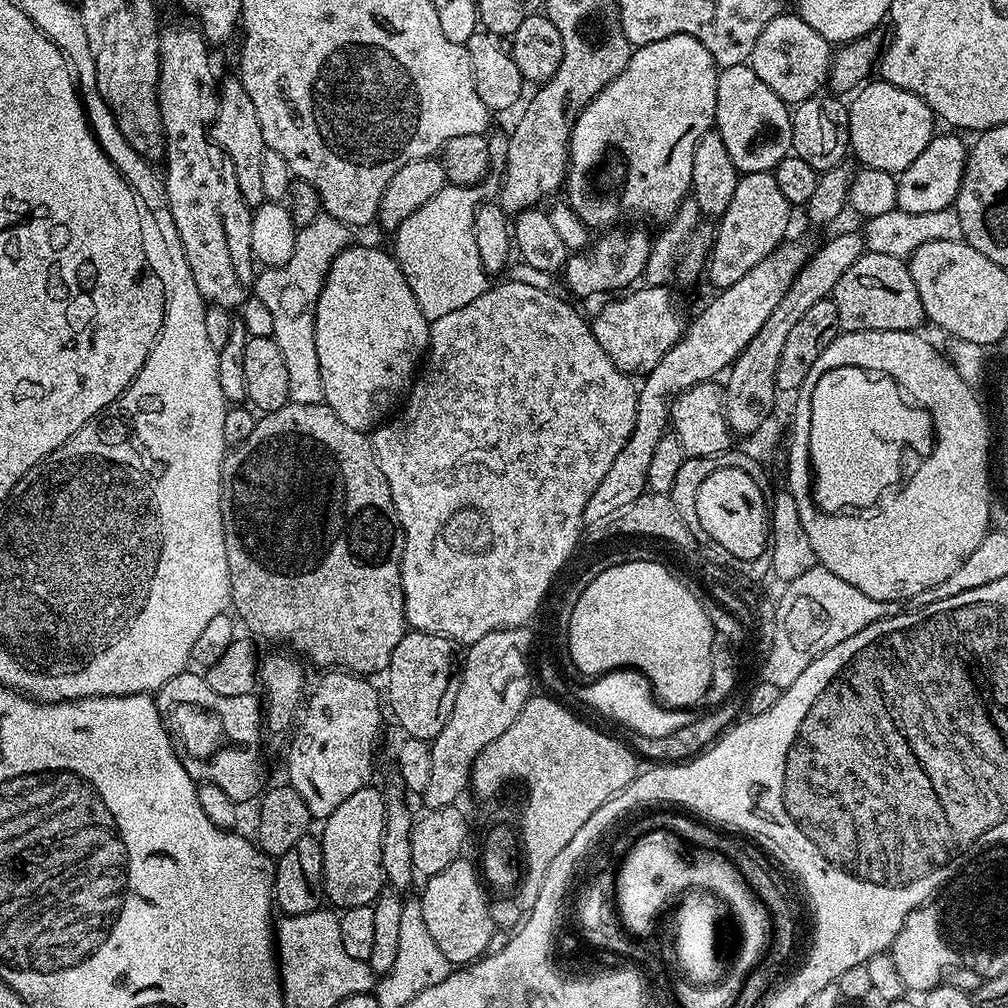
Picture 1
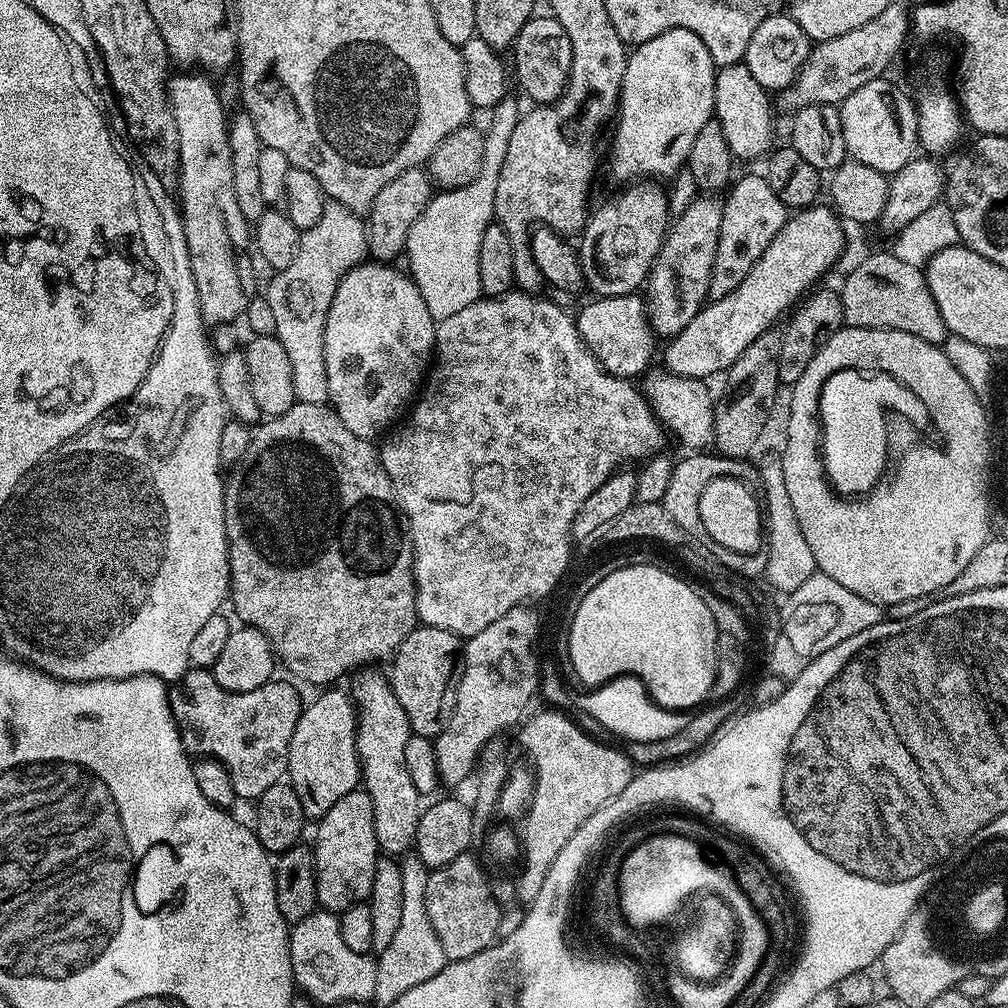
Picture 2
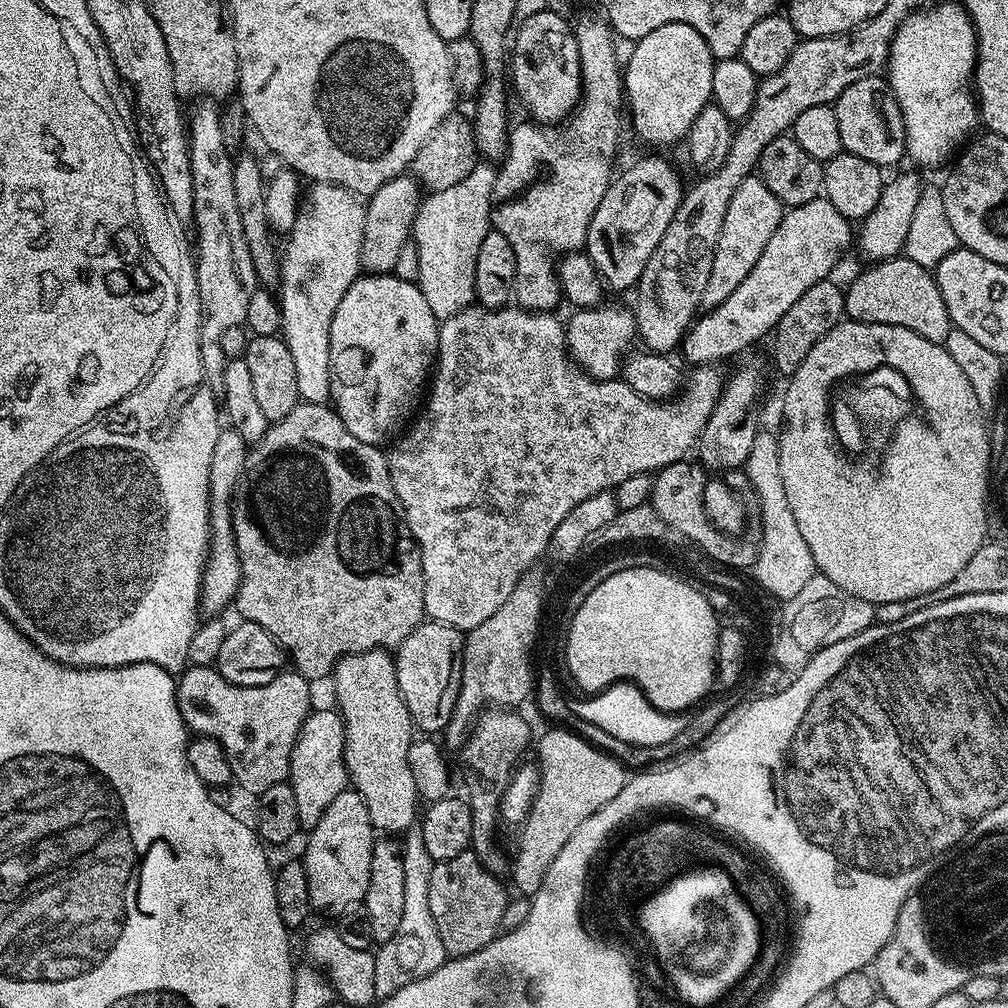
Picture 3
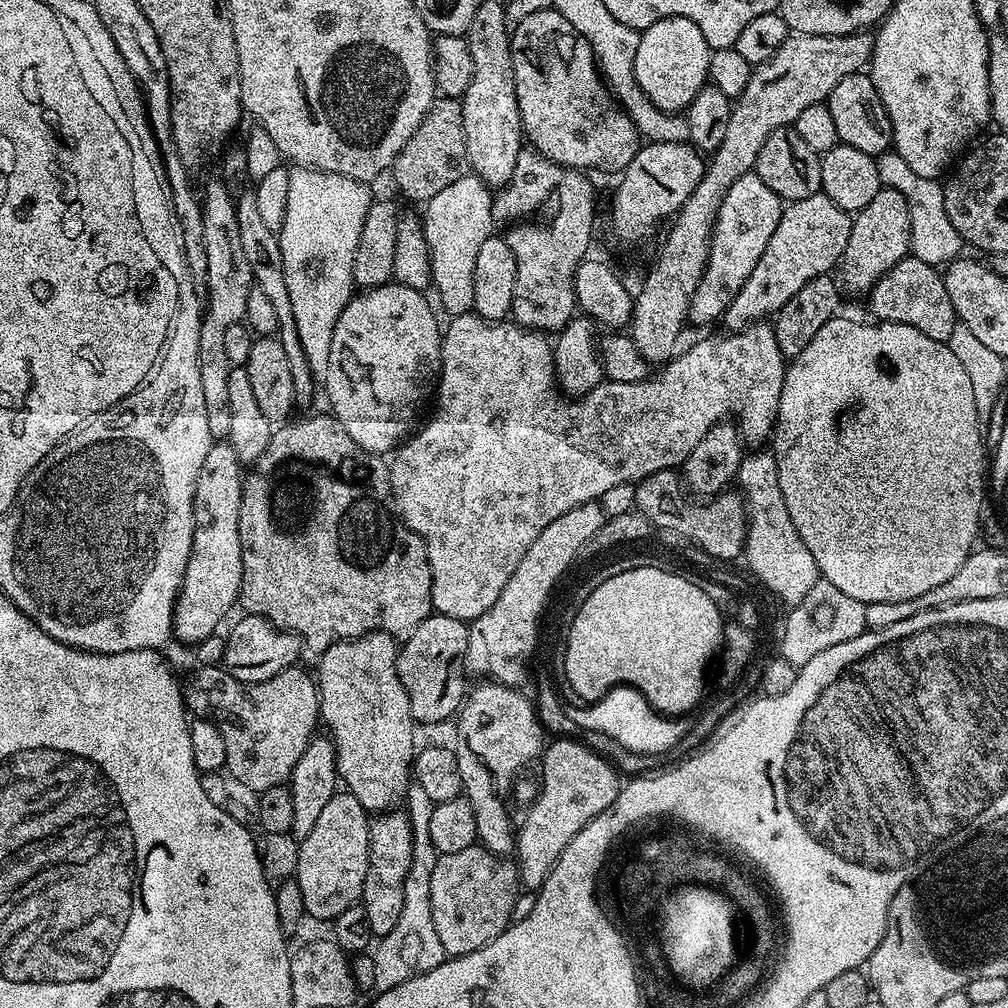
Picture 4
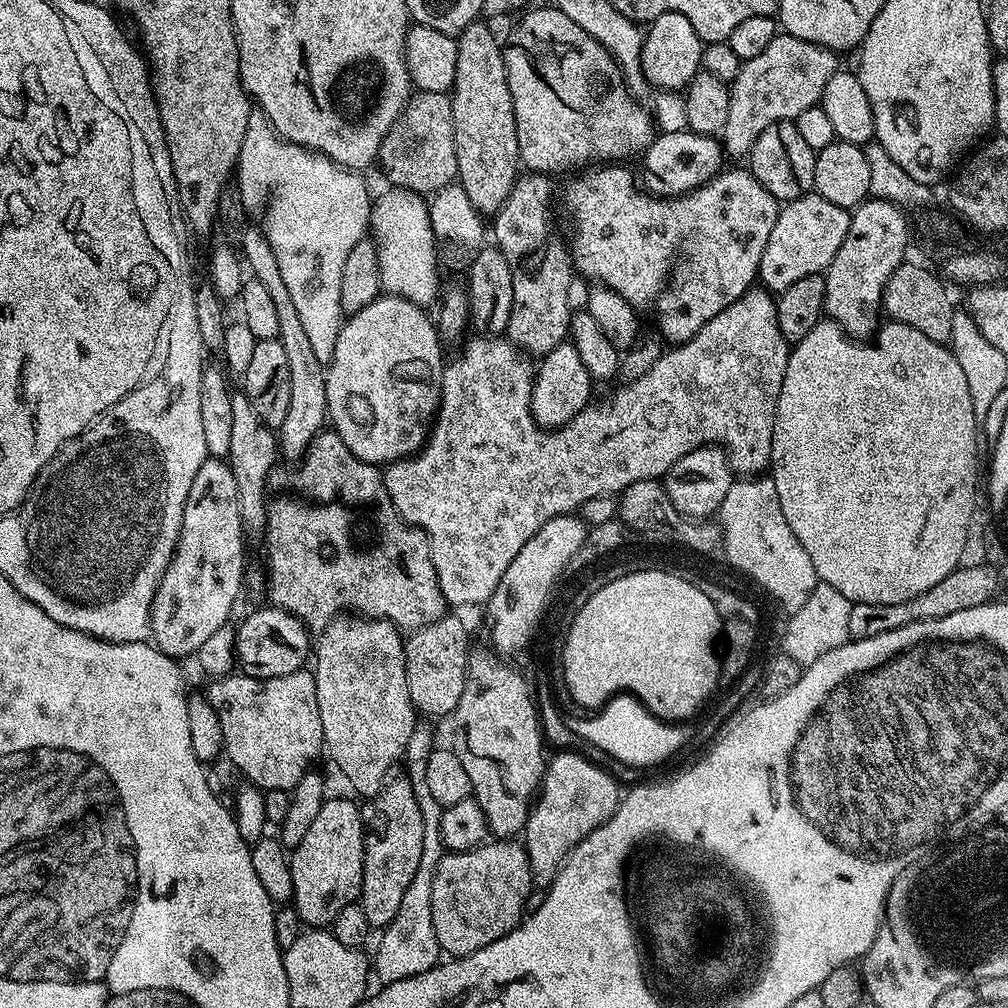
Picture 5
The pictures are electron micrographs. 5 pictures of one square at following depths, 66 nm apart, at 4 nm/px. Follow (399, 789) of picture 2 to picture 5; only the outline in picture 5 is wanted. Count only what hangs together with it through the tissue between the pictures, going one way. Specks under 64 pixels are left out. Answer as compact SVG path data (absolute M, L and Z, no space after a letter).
M341 614L326 625L314 644L314 675L318 690L318 714L322 714L322 734L326 756L348 779L357 797L371 798L380 793L392 767L403 757L410 734L418 727L418 713L406 686L405 637L388 620L369 620L359 614Z

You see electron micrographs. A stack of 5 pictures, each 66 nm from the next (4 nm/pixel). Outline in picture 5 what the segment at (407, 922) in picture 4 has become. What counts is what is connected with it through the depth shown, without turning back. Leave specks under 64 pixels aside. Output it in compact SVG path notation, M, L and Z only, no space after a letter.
M406 762L406 778L412 783L414 798L418 798L418 810L422 810L422 862L418 862L418 871L410 881L410 886L406 886L406 895L402 898L402 906L398 906L398 914L379 933L376 960L374 956L374 976L380 979L381 985L426 974L426 970L435 968L442 960L442 949L434 934L432 921L432 883L438 862L446 854L441 832L442 809L434 799L430 785L426 783L426 762Z

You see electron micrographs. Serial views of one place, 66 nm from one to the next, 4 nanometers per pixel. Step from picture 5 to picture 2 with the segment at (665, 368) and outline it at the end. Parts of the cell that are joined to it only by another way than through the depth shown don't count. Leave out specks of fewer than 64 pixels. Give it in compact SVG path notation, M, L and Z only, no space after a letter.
M519 290L504 292L501 296L484 296L439 321L436 324L434 363L419 389L418 399L407 413L408 421L378 448L380 461L390 478L392 492L412 537L417 621L429 628L450 630L461 638L478 634L484 624L496 619L508 605L515 604L516 594L522 594L522 582L526 582L528 576L534 576L536 542L548 542L548 512L570 510L570 496L576 496L576 508L582 510L582 502L586 502L586 498L590 498L590 494L594 494L594 490L598 490L598 486L609 480L621 466L627 465L624 464L627 460L643 462L649 456L657 455L663 449L660 447L666 437L665 429L652 413L643 391L637 385L635 388L632 380L610 375L578 334L573 313L542 297Z

